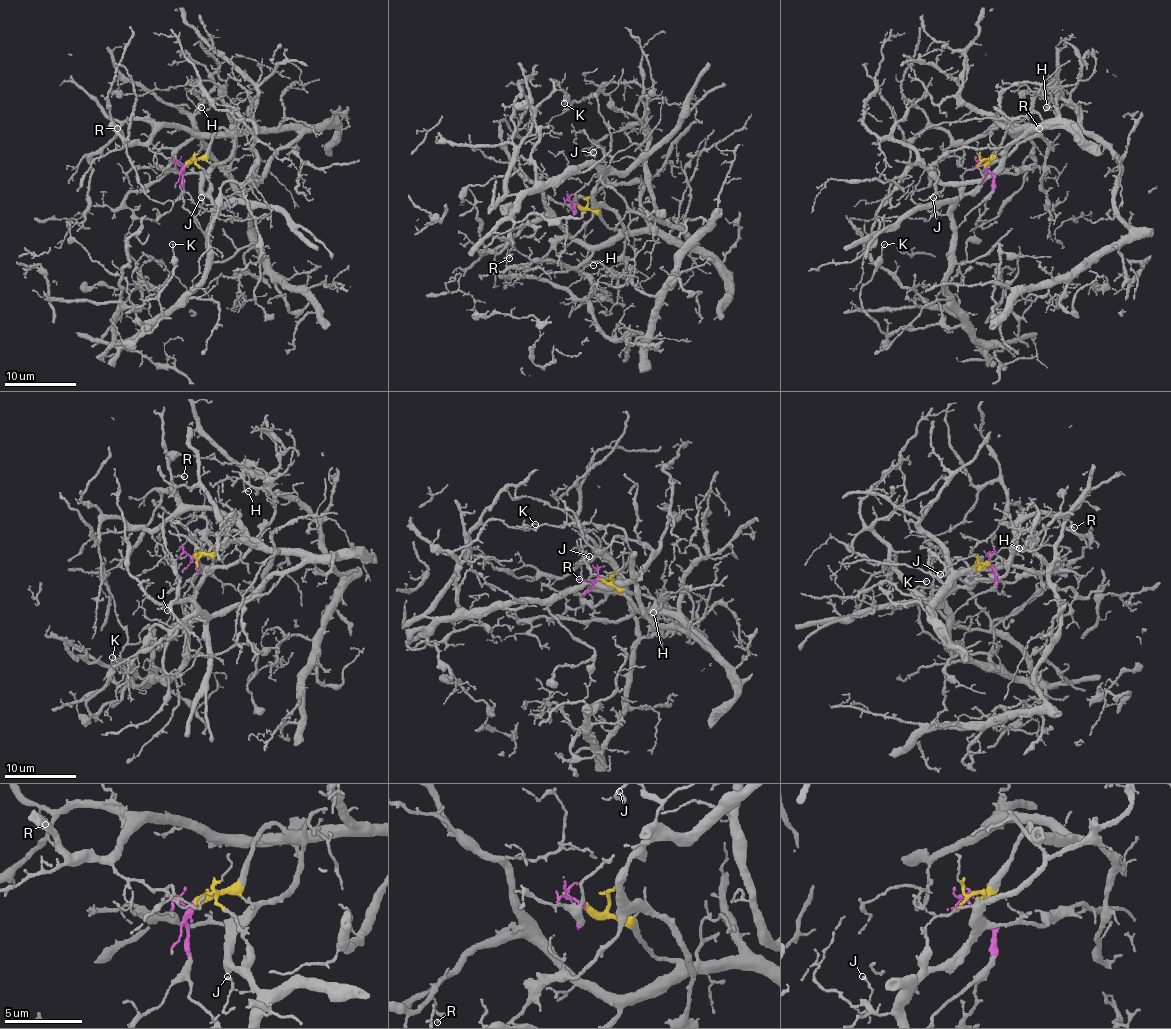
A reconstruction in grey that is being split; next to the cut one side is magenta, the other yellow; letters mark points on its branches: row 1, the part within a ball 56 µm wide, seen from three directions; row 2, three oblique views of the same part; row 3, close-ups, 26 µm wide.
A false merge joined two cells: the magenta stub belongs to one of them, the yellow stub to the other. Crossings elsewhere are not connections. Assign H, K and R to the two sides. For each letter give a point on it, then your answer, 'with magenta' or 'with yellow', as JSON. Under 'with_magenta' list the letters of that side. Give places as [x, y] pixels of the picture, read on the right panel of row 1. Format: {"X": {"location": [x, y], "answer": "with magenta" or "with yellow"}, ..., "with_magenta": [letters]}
{"H": {"location": [1046, 107], "answer": "with magenta"}, "K": {"location": [884, 244], "answer": "with magenta"}, "R": {"location": [1039, 128], "answer": "with yellow"}, "with_magenta": ["H", "K"]}

